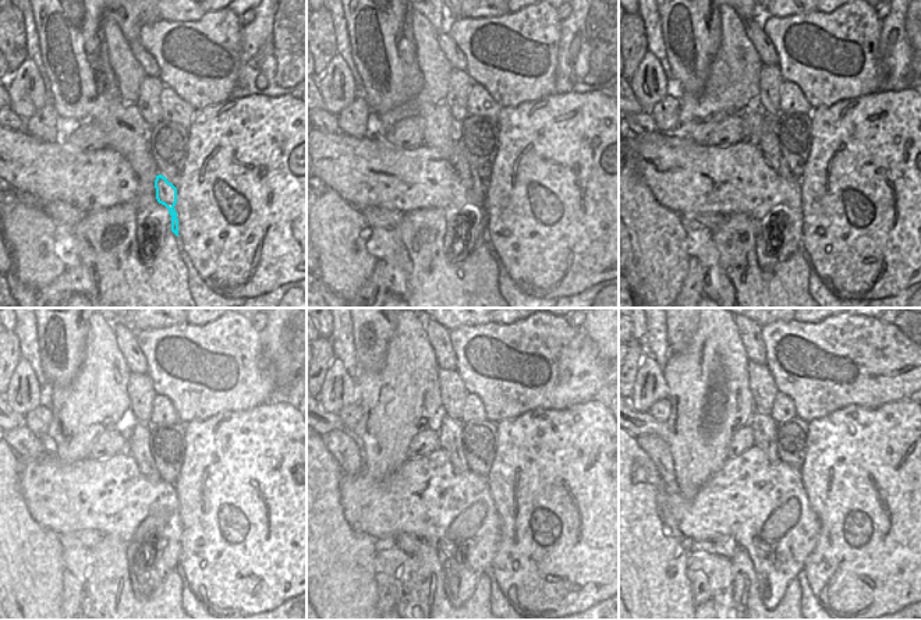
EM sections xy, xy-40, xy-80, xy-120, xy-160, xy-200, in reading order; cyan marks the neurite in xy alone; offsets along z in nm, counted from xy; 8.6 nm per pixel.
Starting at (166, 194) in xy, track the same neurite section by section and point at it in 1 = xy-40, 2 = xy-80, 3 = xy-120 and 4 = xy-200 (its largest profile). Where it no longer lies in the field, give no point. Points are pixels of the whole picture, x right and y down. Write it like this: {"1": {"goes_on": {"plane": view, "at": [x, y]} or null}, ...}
{"1": {"goes_on": {"plane": "xy-40", "at": [471, 180]}}, "2": {"goes_on": {"plane": "xy-80", "at": [768, 142]}}, "3": {"goes_on": {"plane": "xy-120", "at": [138, 446]}}, "4": {"goes_on": {"plane": "xy-200", "at": [764, 428]}}}

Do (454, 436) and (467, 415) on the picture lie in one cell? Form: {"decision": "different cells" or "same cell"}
{"decision": "different cells"}

